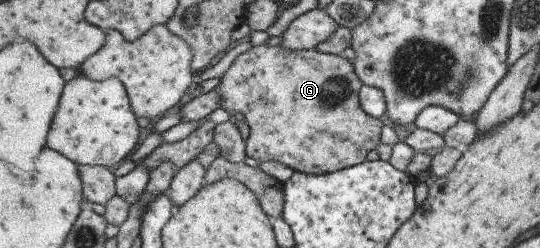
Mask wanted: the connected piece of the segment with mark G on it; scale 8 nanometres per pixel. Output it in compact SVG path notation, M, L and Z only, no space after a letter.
M263 44L238 55L214 89L221 97L219 106L230 114L241 112L248 124L249 135L244 142L246 156L259 163L277 161L293 170L313 175L362 163L367 152L380 143L381 122L359 108L357 92L360 85L352 63L341 54L330 55L312 49L292 51Z

